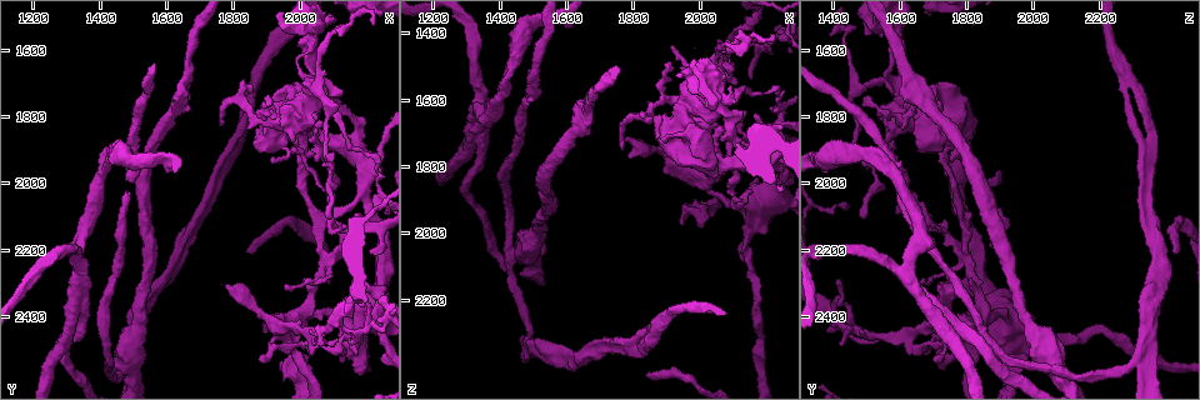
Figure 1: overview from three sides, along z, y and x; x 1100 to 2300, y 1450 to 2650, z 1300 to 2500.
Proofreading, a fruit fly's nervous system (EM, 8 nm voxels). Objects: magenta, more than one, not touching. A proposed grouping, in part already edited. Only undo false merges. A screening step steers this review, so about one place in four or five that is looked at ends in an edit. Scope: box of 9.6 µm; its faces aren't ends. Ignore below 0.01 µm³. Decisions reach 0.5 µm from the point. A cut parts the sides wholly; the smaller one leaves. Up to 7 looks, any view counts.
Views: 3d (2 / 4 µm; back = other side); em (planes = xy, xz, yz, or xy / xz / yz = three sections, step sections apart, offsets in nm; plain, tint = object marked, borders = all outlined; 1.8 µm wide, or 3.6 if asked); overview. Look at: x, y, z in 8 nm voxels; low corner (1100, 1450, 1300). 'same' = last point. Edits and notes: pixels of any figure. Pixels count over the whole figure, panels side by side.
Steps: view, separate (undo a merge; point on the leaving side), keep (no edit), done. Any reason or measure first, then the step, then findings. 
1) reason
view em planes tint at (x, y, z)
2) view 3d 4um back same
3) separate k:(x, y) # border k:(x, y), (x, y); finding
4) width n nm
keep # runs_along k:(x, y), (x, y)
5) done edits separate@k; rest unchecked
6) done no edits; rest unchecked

thick turns thin
view em xy step 16 tint at (1460, 2540, 2070)

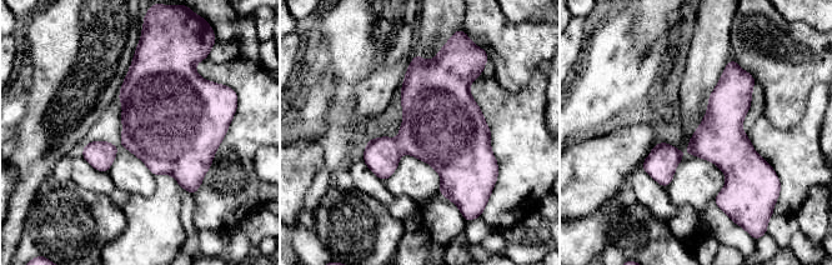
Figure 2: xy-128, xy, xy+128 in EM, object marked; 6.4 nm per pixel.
cut it another way
view em planes borders same

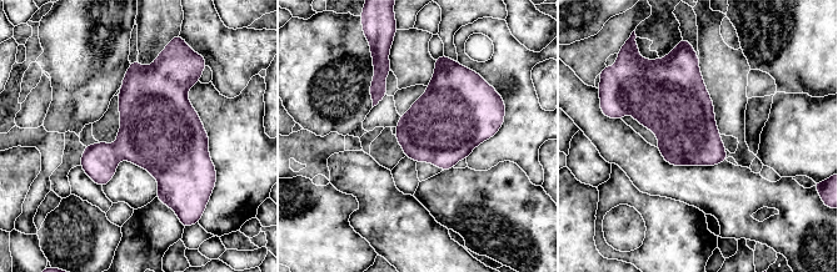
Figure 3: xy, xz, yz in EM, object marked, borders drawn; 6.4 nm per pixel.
width 400 nm
keep # continuous, no second neuron

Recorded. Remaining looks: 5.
three arms meet
view em xy step 4 tint at (1320, 2380, 1680)

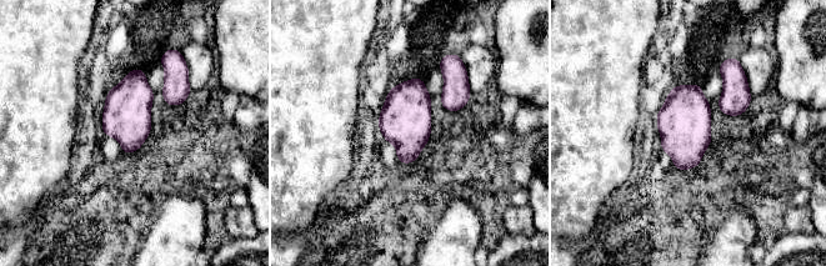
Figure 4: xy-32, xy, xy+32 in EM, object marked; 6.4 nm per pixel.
view em xz step 4 borders same

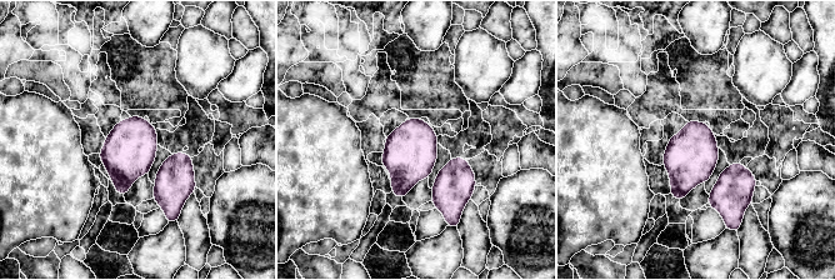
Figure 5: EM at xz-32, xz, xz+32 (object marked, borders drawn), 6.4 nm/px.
width 340 nm
keep # continuous, no second neuron

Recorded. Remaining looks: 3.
two arms at a narrow angle
view 3d 2um at (2020, 2390, 1860)

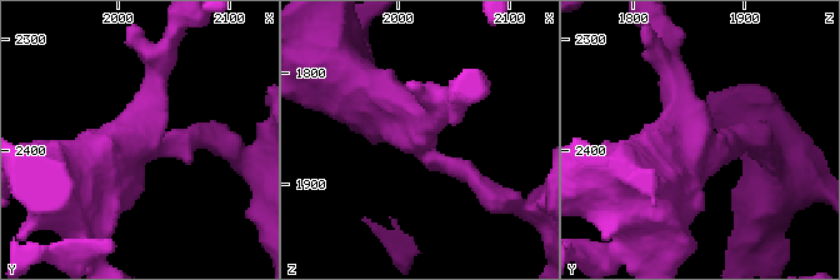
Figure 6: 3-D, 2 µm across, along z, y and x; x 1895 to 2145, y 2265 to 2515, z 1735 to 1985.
arms 4
view em xy step 4 tint at (2020, 2388, 1862)

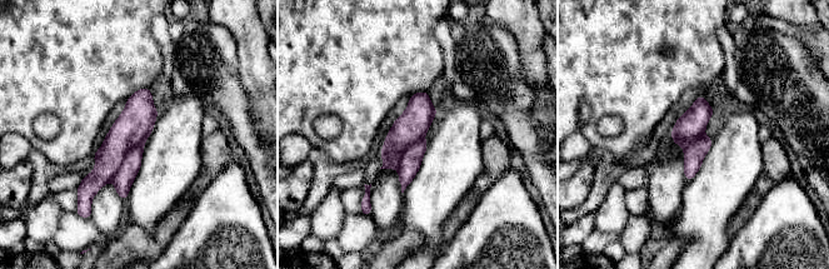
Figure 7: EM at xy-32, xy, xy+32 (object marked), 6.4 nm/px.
view em planes borders same

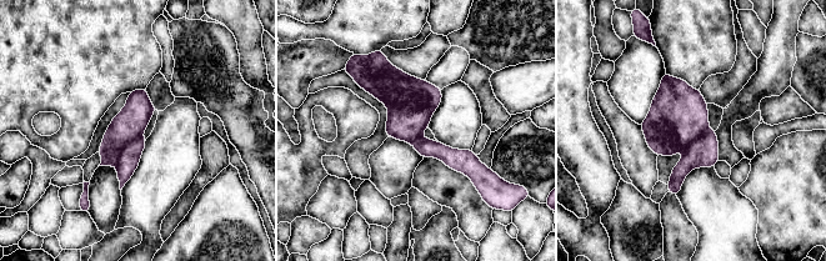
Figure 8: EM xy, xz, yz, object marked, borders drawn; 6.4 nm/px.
width 260 nm
separate 8:(129, 124) # part_leaving 8:(143, 93), (104, 162); a second neuron is stuck on

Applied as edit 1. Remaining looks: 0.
done edits separate@8; rest unchecked

